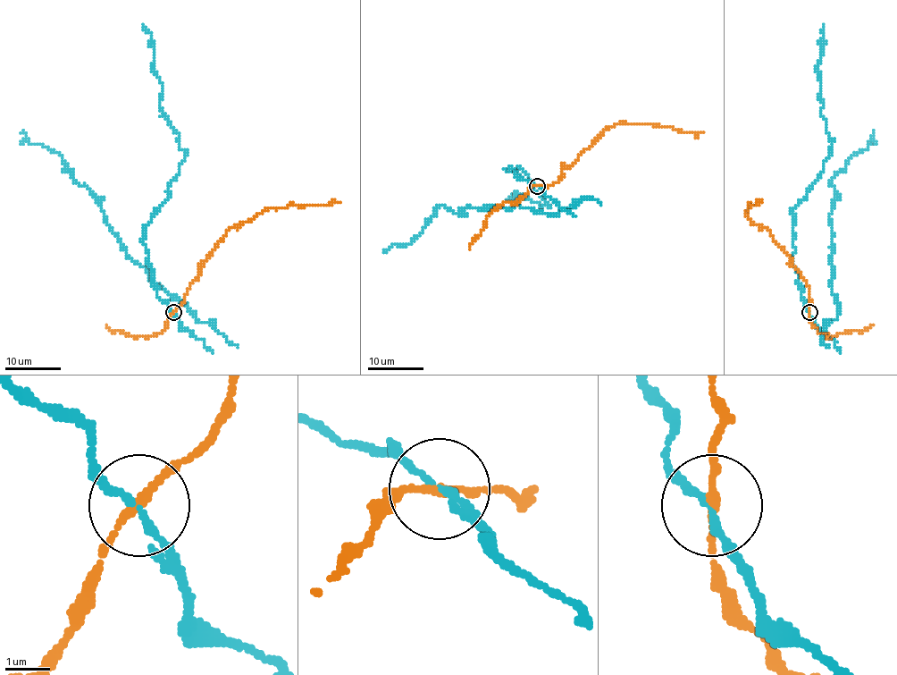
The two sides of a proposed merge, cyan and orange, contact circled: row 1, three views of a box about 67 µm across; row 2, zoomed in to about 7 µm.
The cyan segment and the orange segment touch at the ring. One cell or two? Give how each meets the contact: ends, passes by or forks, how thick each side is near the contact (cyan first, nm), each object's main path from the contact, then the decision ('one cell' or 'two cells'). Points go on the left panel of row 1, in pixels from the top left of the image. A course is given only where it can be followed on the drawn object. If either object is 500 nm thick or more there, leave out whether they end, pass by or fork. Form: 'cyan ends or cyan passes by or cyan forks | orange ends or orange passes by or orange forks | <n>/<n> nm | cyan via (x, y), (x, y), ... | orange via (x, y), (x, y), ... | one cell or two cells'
cyan passes by | orange passes by | 150/150 nm | cyan via (174, 312), (157, 296), (142, 240), (143, 227), (167, 198), (185, 156), (159, 103), (153, 40), (142, 23) | orange via (174, 312), (200, 273), (199, 267), (228, 230), (269, 208), (339, 201) | two cells

